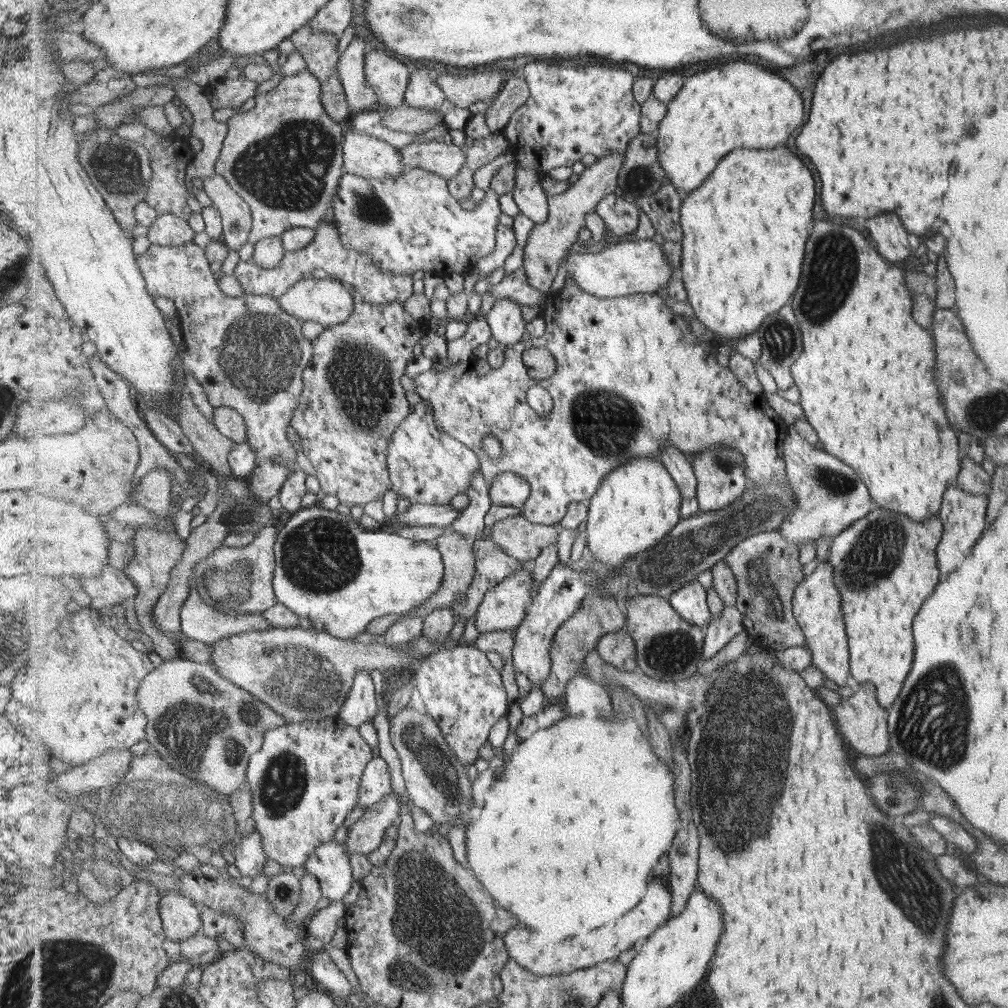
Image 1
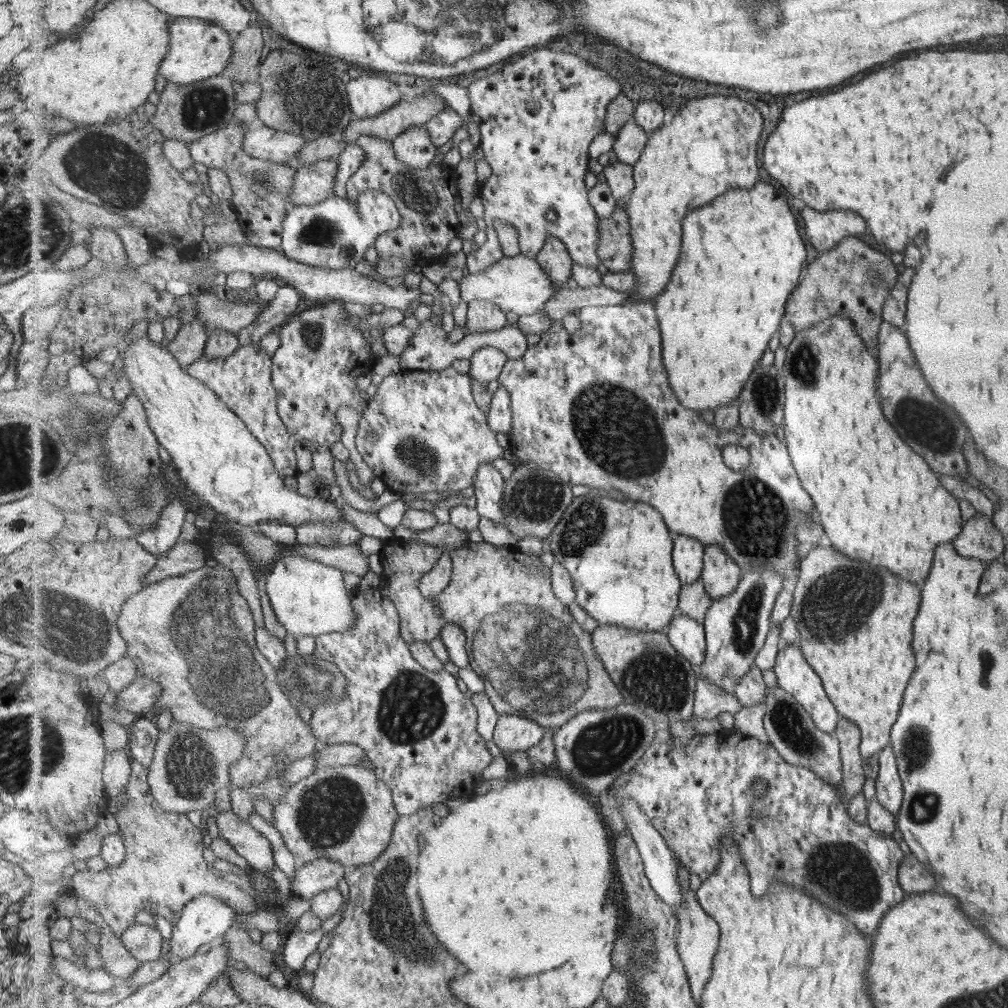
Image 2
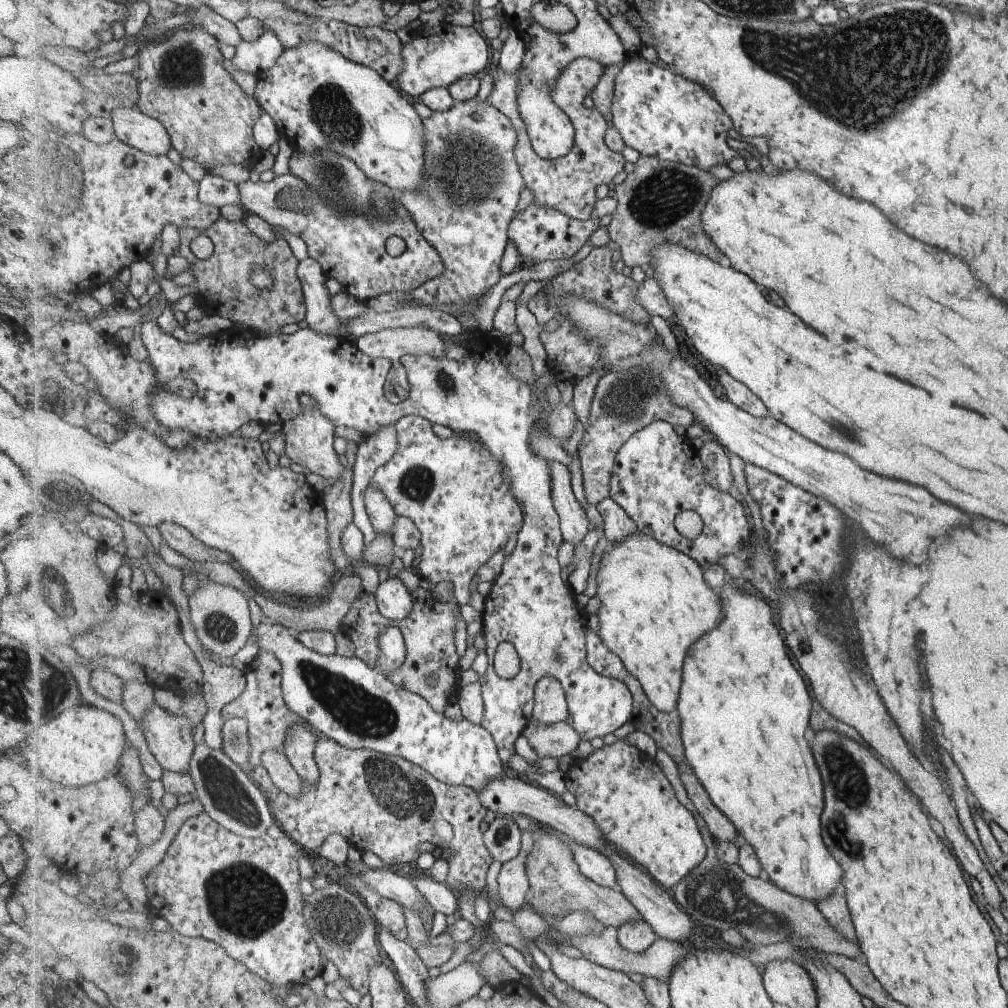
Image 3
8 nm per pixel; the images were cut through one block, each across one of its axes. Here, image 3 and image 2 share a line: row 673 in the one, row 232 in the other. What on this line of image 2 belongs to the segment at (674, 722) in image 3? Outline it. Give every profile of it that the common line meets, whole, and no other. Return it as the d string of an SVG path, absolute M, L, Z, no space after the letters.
M617 208L611 217L602 219L599 234L602 235L602 240L599 241L599 258L602 259L602 265L613 273L631 270L635 248L633 248L633 236L631 236L631 218L626 210Z

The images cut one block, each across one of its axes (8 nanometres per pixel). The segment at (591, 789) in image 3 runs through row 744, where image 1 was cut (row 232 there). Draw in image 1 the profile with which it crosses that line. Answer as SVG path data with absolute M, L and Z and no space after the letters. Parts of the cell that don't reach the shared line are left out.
M615 193L600 202L597 213L605 222L606 230L614 234L614 239L609 244L628 241L629 234L639 228L639 217L642 215L635 202L627 202Z

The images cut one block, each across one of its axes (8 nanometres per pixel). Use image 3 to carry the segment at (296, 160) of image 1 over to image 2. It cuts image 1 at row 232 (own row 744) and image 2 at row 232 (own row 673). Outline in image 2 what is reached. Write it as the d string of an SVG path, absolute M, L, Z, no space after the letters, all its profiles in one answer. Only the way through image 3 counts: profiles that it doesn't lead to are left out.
M239 122L232 123L189 144L190 154L195 162L200 162L209 169L221 169L229 175L234 190L232 203L237 214L237 222L243 226L249 244L280 250L284 222L291 208L295 207L291 200L291 191L295 186L295 173L298 172L298 168L247 155L247 152L242 150L247 132L250 132L250 129L242 127Z

